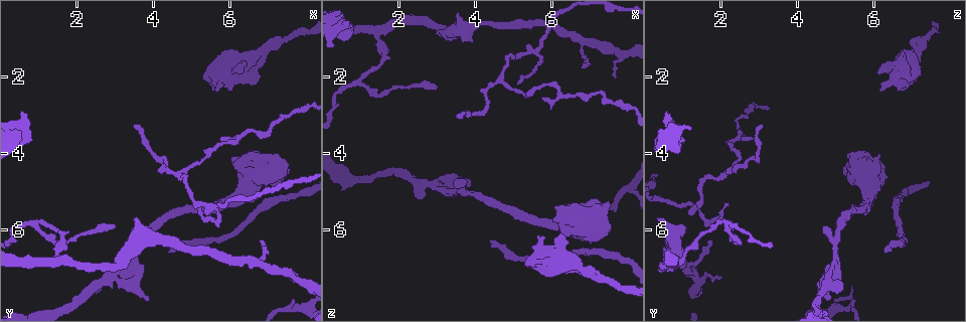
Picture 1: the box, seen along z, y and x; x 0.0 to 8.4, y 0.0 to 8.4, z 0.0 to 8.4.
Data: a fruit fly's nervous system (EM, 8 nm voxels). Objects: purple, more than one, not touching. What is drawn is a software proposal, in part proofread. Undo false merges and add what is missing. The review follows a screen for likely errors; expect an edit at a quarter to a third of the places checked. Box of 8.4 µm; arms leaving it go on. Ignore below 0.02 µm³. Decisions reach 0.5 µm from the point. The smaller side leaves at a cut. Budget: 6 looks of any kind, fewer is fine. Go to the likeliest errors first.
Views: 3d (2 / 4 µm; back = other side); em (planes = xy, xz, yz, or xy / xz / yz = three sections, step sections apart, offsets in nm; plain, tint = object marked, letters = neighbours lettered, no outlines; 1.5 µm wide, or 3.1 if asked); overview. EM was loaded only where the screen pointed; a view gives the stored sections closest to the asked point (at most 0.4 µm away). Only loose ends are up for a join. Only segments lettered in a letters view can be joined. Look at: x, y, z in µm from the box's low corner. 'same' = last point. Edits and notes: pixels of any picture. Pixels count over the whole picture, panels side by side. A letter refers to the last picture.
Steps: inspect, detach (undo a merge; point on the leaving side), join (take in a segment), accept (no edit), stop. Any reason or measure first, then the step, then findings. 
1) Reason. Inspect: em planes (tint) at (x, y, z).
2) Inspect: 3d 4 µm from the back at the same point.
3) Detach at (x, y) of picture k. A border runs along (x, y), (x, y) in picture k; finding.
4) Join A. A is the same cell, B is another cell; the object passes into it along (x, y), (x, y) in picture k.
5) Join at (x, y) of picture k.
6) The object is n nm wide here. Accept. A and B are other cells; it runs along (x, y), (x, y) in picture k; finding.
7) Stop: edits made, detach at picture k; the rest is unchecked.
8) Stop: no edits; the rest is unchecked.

Free end. Inspect: em planes (letters) at (4.45, 6.60, 6.30).

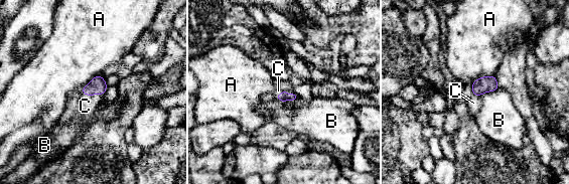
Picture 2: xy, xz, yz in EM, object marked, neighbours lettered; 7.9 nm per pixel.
Join C. C is the same cell, A and B are other cells; the object passes into it along (97, 85), (92, 95), (85, 106) in picture 2; it goes on there.

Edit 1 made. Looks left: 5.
Inspect: overview.

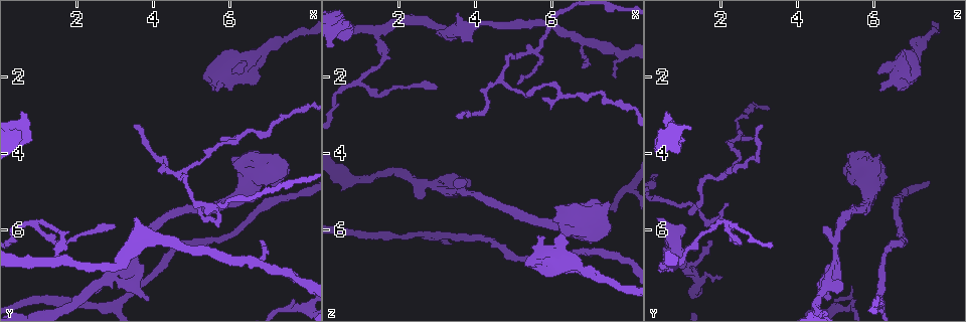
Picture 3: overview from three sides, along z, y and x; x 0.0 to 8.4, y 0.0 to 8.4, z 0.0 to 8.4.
Thin end. Inspect: em planes (letters) at (3.50, 3.30, 3.05).

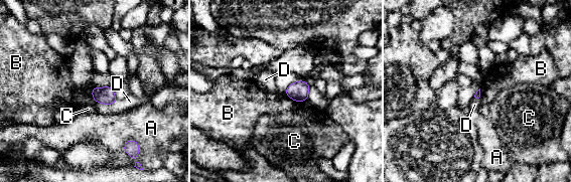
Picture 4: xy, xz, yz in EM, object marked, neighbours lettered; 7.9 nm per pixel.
Accept. A, B, C and D are other cells; no lettered segment goes on from it.

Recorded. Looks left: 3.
Stop: edits made, join at picture 2; the rest is unchecked.

